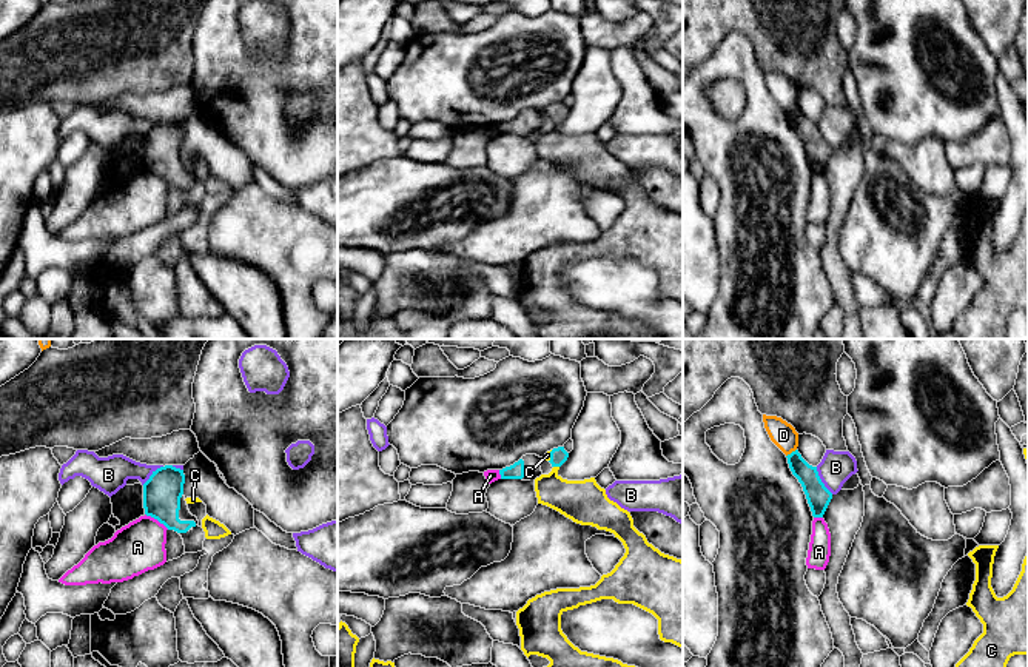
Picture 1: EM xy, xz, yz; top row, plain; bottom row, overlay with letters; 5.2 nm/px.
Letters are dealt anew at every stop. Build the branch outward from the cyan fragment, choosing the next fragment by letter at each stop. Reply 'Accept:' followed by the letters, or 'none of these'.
Accept: C

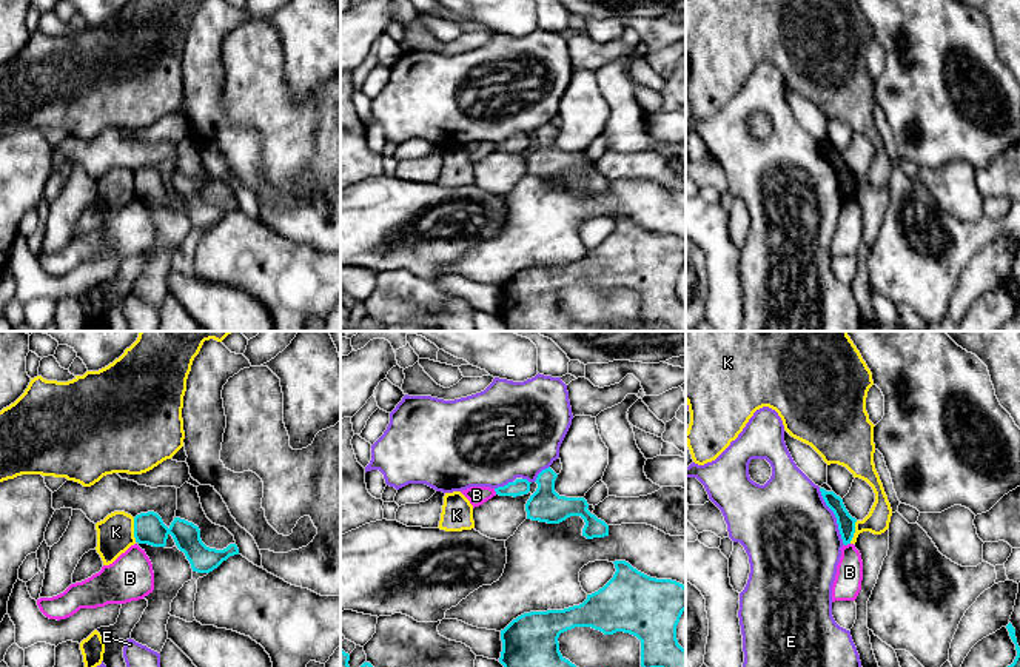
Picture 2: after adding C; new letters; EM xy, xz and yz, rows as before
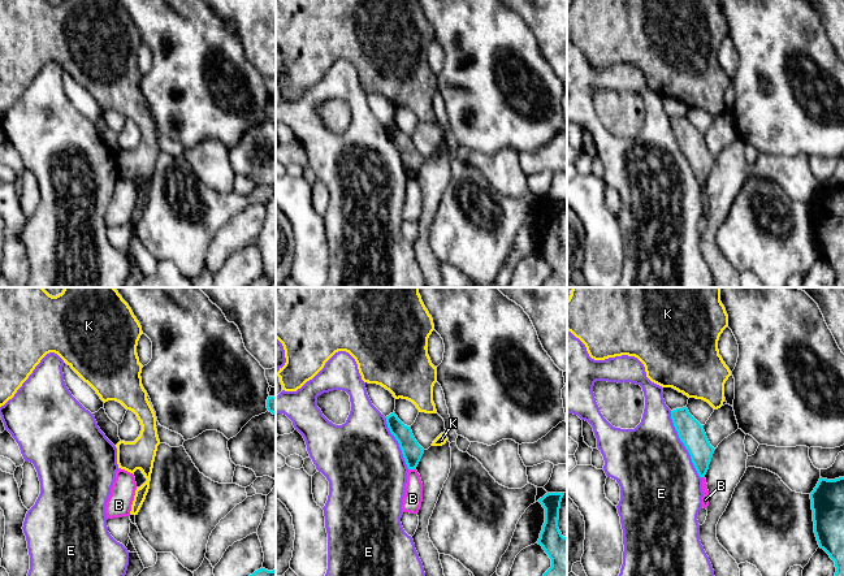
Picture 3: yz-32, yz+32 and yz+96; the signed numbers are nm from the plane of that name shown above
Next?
Accept: none of these

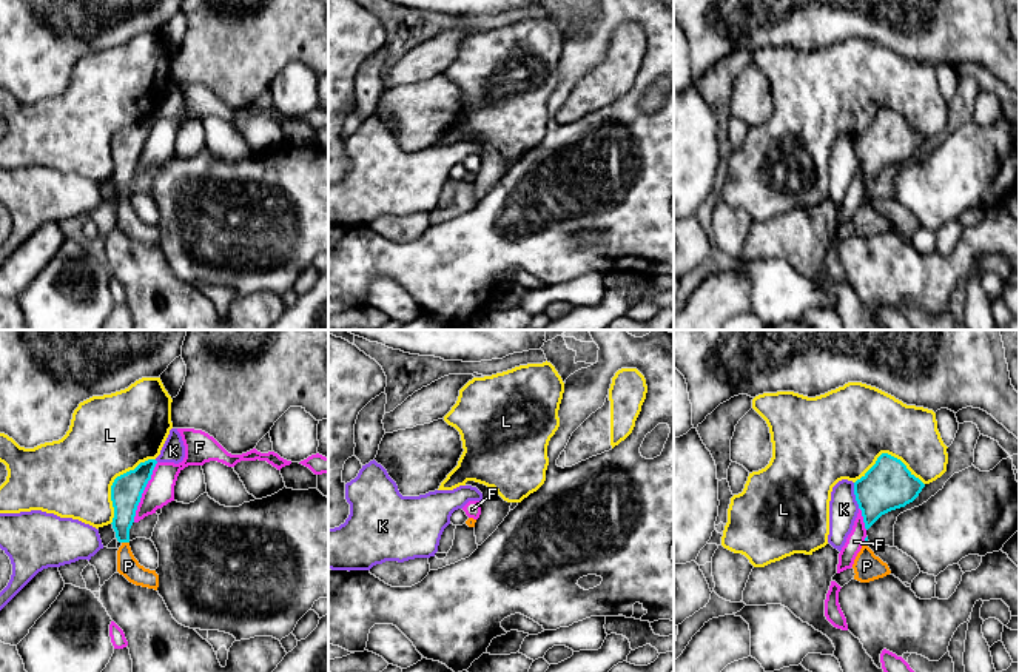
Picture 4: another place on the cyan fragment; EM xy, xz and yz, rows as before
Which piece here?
Accept: P

